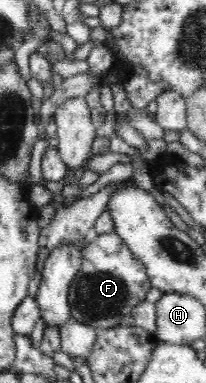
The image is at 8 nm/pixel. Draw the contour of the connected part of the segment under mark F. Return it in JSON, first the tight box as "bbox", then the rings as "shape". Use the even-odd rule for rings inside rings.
{"bbox":[68,232,151,330],"shape":[[[116,232],[92,235],[82,253],[80,271],[71,281],[68,301],[71,317],[97,330],[118,326],[124,315],[145,300],[151,288],[146,268]]]}

